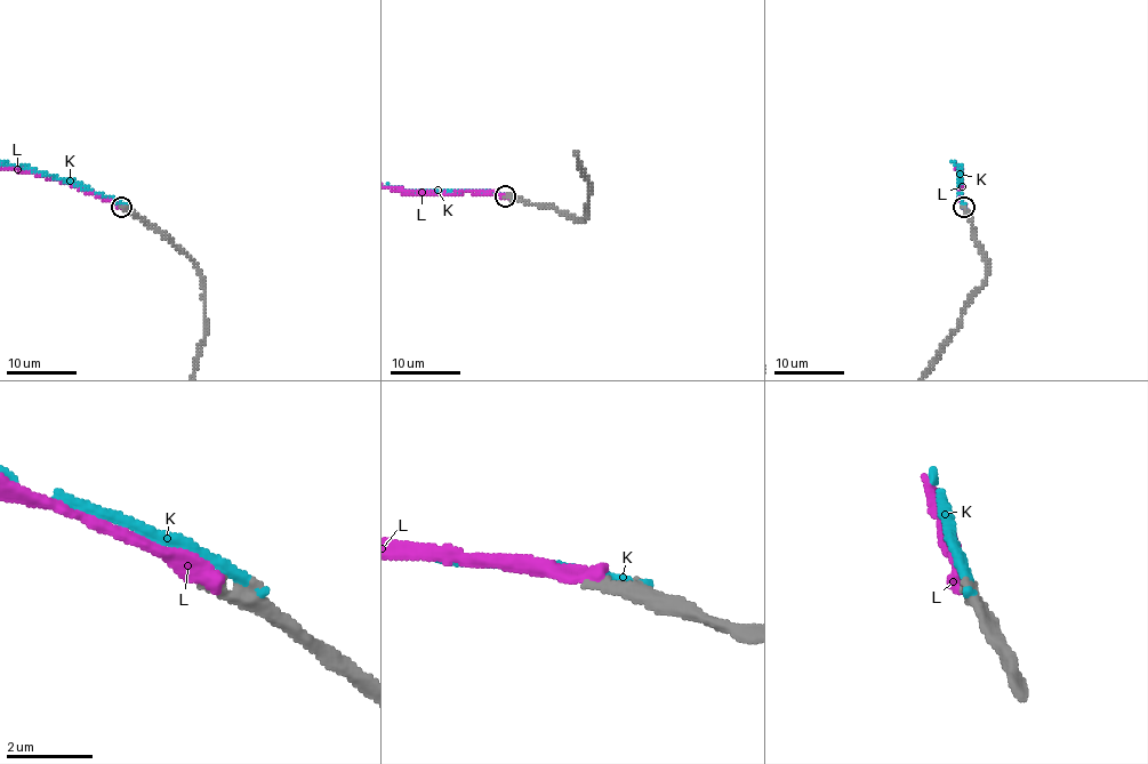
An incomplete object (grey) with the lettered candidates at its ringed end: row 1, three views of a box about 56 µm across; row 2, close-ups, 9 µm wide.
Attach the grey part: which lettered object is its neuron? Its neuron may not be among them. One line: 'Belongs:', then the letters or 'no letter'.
Belongs: L

